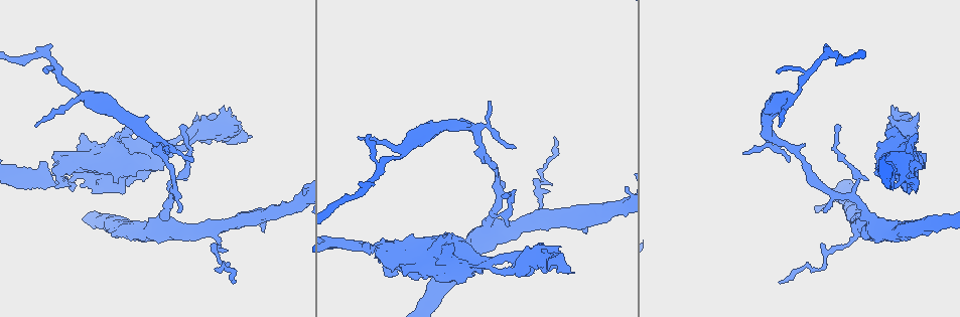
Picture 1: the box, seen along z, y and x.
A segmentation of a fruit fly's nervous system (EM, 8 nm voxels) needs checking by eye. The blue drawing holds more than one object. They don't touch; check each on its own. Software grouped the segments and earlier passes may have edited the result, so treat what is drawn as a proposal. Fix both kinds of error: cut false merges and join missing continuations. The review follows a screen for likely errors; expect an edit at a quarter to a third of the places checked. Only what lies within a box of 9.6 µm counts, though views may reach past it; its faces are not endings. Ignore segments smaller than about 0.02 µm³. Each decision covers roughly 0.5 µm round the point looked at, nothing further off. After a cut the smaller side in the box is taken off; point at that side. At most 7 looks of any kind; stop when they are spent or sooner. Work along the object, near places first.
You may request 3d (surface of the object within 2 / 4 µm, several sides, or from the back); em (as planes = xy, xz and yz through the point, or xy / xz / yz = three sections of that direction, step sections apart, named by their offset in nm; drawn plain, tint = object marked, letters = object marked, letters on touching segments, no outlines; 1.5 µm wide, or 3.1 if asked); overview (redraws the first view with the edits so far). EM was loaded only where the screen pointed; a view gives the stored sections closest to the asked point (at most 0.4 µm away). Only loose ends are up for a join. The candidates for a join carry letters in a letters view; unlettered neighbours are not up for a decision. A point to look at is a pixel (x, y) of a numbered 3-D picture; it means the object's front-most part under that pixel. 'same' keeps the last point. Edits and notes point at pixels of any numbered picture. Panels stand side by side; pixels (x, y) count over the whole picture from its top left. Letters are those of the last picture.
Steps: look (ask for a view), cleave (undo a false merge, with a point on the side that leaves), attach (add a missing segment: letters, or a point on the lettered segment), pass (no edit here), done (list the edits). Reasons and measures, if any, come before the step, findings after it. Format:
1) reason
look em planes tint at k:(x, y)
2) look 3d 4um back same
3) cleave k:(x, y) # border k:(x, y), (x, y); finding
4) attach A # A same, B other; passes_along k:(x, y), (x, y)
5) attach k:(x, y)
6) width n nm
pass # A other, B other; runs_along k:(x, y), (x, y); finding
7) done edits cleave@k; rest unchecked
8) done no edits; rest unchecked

end of a long branch
look 3d 4um at 1:(503, 196)

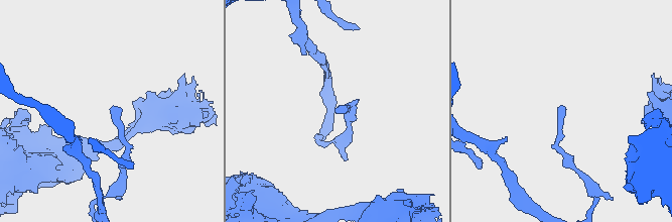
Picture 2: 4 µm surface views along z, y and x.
look em planes letters at 2:(565, 110)

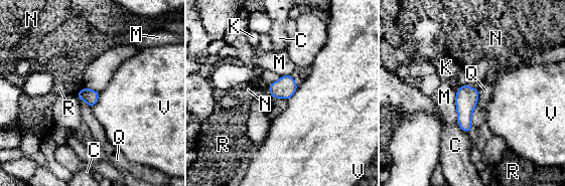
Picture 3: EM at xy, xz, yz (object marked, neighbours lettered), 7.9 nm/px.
width 110 nm
pass # C other, K other, M other, N other, Q other, R other, V other; border 3:(478, 89), (478, 100), (470, 126); no lettered segment goes on from it

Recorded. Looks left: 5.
branch stops here
look em planes letters at 1:(179, 211)

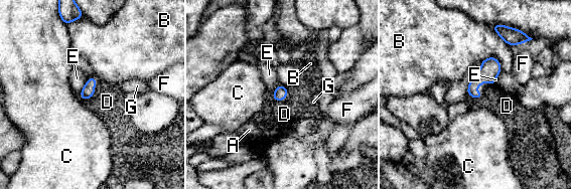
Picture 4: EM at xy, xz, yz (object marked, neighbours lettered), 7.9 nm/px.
pass # A other, B other, C other, D other, E other, F other, G other; border 4:(467, 93), (474, 98), (482, 96); no lettered segment goes on from it

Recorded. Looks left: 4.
an open end
look em planes letters at 1:(249, 136)

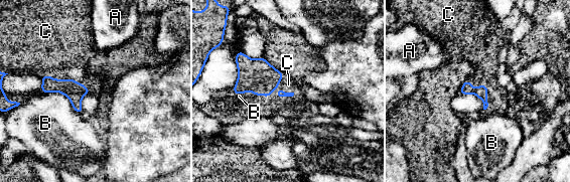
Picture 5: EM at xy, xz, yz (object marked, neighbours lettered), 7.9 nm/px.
attach C # A other, B other, C same; passes_along 5:(74, 90), (66, 79), (63, 48); the neuron continues

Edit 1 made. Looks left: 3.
done edits attach@5; rest unchecked

